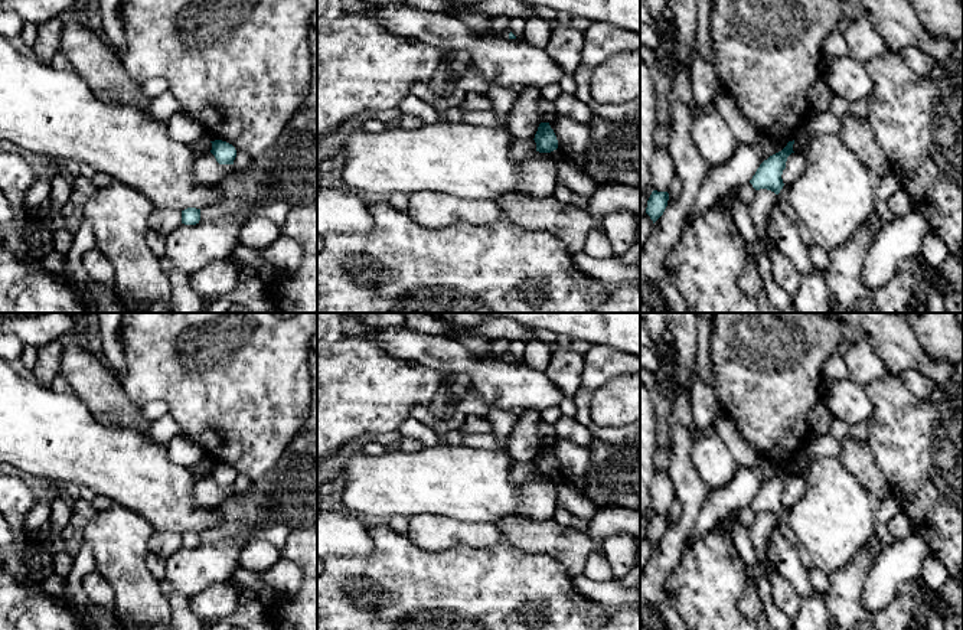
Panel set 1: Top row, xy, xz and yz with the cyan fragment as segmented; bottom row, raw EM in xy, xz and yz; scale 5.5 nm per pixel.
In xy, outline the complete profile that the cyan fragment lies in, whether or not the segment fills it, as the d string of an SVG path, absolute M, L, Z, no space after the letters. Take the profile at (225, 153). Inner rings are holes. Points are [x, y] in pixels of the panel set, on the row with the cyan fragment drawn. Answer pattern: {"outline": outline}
{"outline": "M215 140L210 143L212 143L210 153L215 156L219 164L234 164L234 160L236 157L236 150L232 144L222 140Z"}

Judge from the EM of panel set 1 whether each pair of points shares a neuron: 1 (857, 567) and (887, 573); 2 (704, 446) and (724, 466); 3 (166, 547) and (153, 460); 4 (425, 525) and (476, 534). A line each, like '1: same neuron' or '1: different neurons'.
1: different neurons
2: same neuron
3: different neurons
4: same neuron

